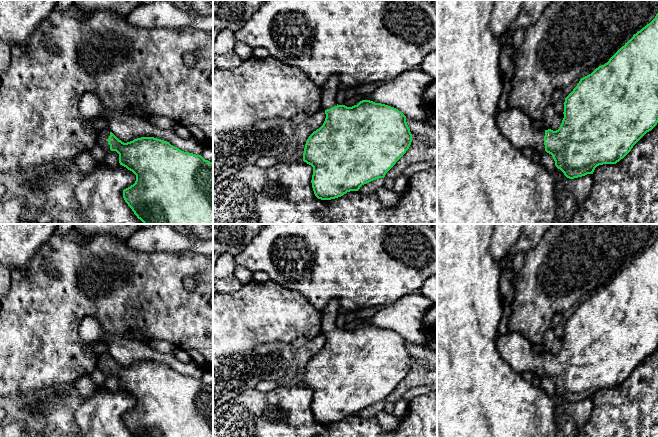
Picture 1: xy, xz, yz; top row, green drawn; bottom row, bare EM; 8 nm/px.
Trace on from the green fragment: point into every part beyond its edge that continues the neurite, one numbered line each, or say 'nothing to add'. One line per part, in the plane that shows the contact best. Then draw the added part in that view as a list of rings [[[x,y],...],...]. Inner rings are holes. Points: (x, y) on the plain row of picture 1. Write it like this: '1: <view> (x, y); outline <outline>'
1: yz (516, 349); outline [[[509,331],[507,334],[499,334],[496,343],[500,355],[514,370],[519,373],[531,371],[535,375],[545,376],[545,354],[535,352],[525,336]]]

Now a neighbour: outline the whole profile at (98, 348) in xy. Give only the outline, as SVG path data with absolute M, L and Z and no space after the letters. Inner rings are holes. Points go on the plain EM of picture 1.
M100 342L100 343L93 343L89 345L89 350L91 352L94 352L97 355L101 355L103 353L108 353L109 352L109 347L106 343Z

